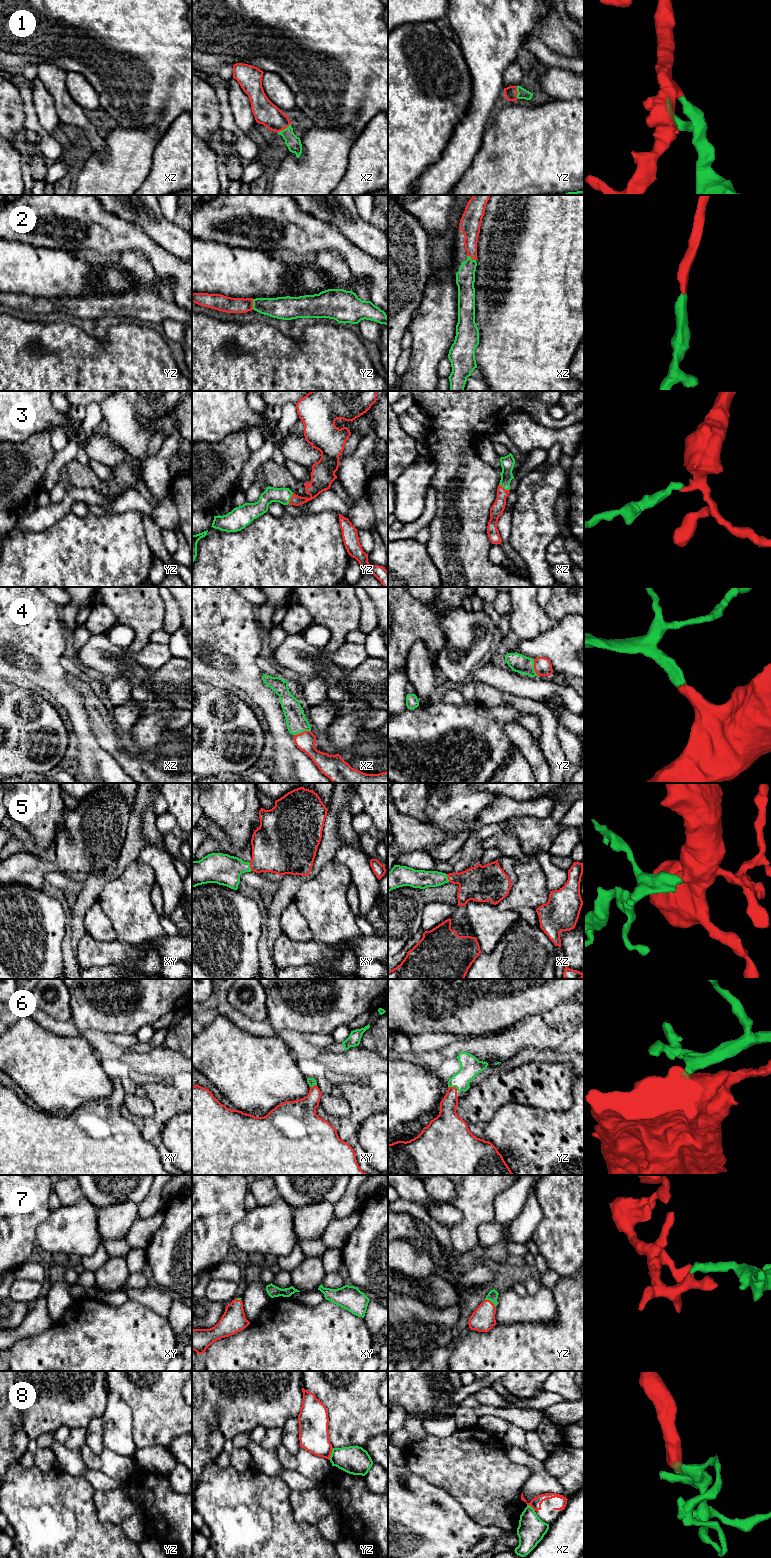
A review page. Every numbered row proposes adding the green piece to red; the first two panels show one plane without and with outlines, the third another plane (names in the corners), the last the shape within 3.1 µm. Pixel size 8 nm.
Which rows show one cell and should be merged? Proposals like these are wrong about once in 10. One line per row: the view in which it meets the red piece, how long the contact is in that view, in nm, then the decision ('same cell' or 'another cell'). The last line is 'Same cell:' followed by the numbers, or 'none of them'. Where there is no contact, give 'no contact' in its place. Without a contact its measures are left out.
1: contact in xz; length 130 nm; same cell
2: contact in yz; length 90 nm; same cell
3: contact in yz; length 100 nm; same cell
4: contact in xz; length 140 nm; same cell
5: contact in xy; length 80 nm; same cell
6: contact in yz; length 90 nm; same cell
7: contact in yz; length 110 nm; same cell
8: contact in yz; length 100 nm; another cell
Same cell: 1, 2, 3, 4, 5, 6, 7

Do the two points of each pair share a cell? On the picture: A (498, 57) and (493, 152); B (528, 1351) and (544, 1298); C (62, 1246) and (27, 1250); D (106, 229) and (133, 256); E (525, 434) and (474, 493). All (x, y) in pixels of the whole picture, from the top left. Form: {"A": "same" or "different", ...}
{"A": "different", "B": "different", "C": "different", "D": "different", "E": "different"}

